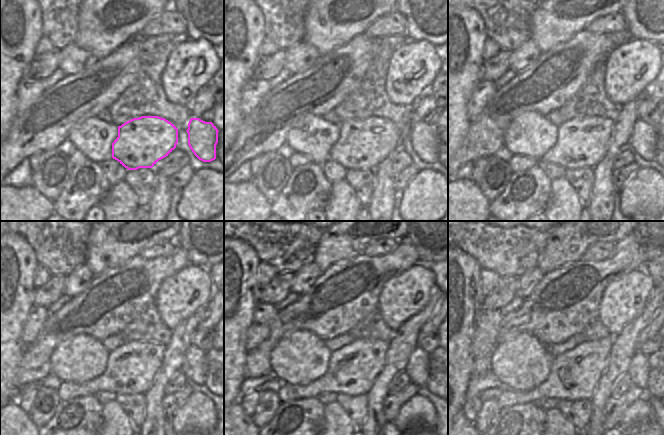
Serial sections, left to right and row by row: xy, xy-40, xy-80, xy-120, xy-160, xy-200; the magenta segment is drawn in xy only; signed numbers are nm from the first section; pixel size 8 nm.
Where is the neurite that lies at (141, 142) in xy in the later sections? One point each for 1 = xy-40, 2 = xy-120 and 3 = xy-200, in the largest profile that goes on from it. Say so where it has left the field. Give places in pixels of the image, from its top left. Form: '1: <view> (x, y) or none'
1: xy-40 (363, 144)
2: xy-120 (131, 368)
3: xy-200 (574, 375)

